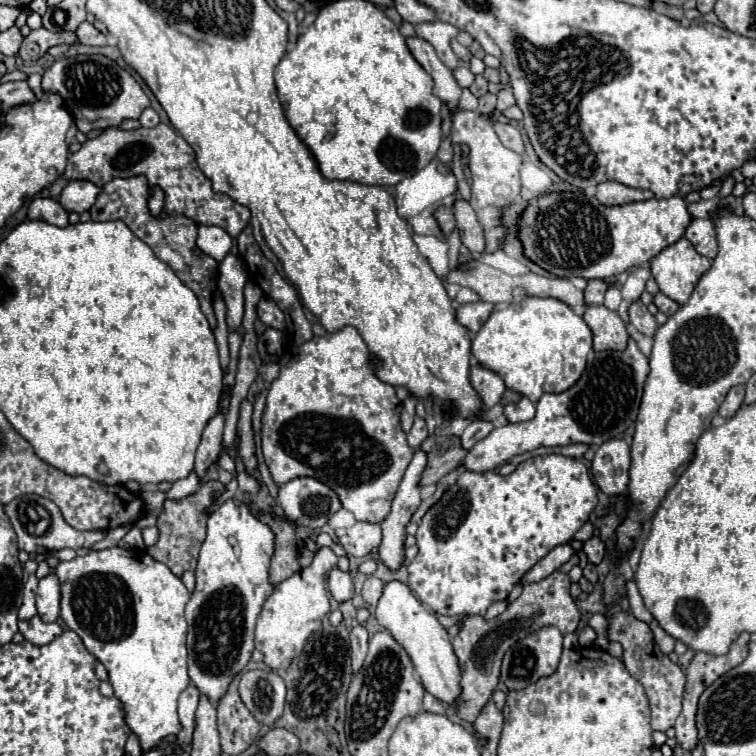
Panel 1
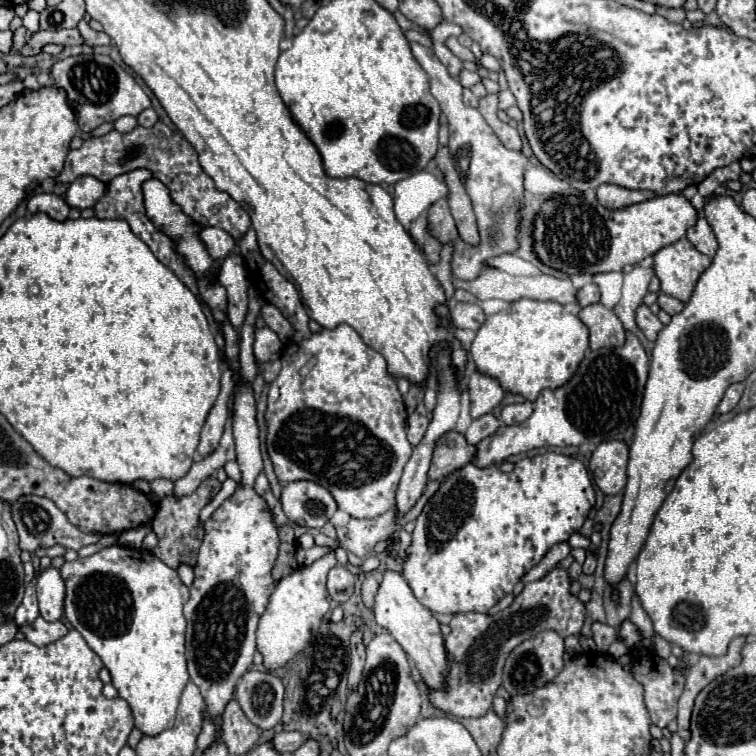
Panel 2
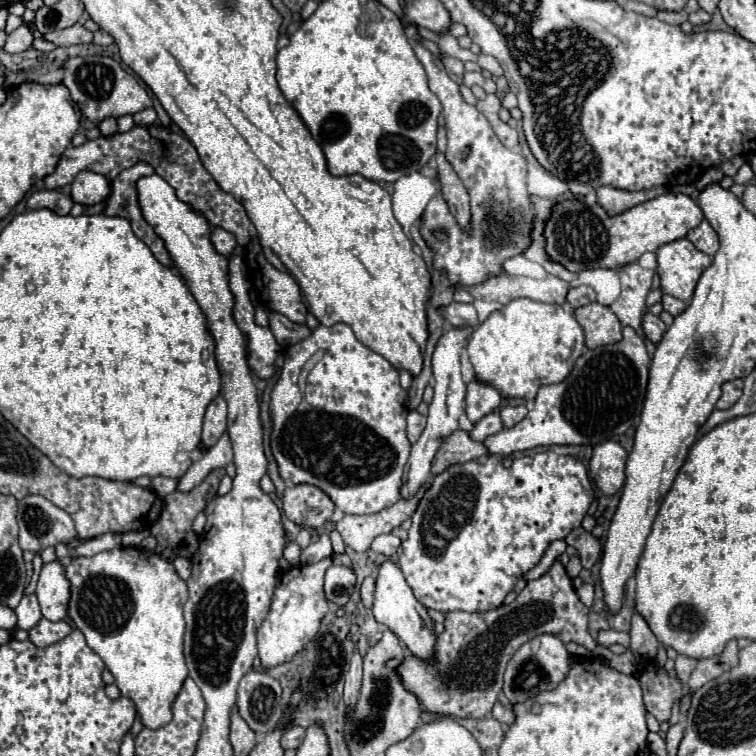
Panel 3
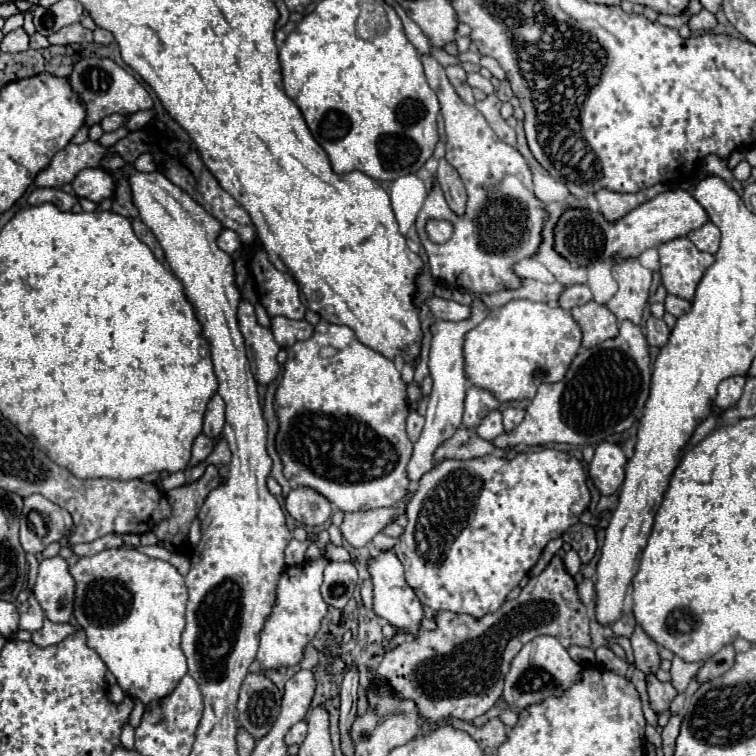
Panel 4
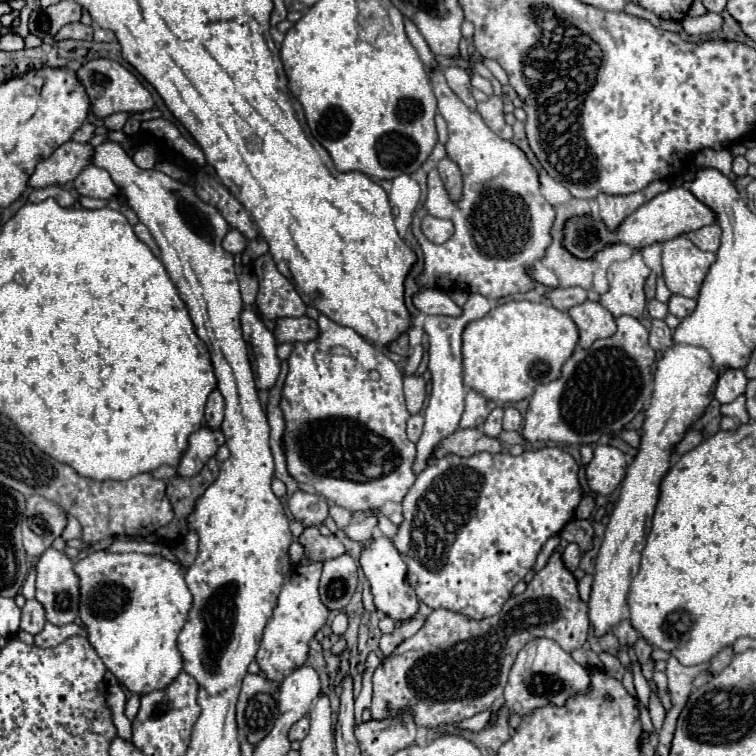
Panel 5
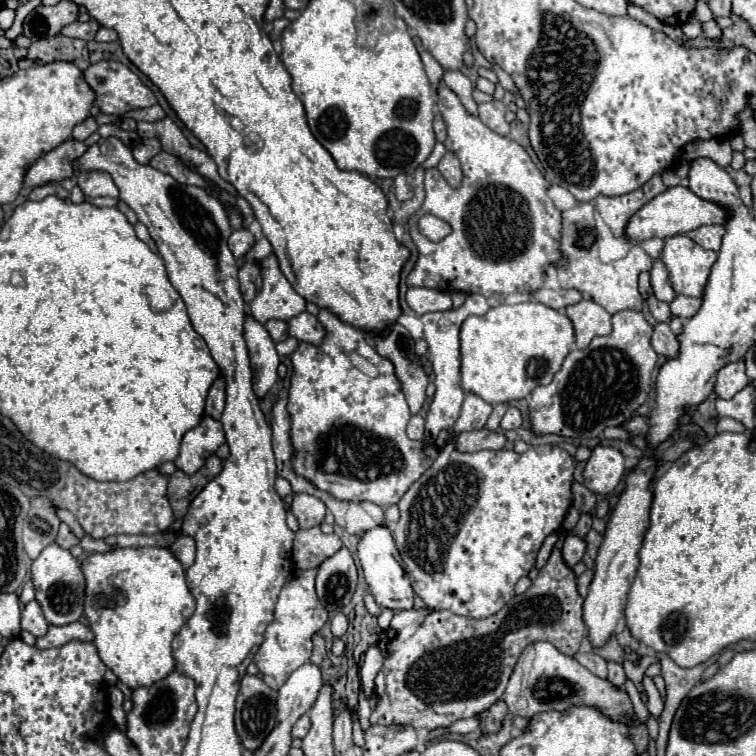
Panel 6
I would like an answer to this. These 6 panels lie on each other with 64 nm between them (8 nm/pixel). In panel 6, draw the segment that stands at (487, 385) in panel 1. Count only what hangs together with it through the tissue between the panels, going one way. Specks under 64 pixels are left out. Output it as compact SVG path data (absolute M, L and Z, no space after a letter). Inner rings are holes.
M468 392L464 406L462 406L462 414L458 418L458 422L454 424L454 434L464 432L464 430L478 430L486 424L488 416L492 412L492 404L484 402L480 396Z

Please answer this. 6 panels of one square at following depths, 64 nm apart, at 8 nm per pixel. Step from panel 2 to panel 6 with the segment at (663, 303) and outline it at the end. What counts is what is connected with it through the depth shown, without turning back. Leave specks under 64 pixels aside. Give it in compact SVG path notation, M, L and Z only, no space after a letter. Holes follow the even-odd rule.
M680 294L670 302L670 310L672 310L674 316L678 316L682 320L688 320L698 312L700 304L702 304L702 298L688 298L688 296Z

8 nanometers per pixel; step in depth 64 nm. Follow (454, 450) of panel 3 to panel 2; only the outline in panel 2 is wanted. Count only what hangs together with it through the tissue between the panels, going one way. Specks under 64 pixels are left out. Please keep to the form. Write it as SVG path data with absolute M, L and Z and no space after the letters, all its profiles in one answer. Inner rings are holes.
M446 432L436 442L432 464L428 470L428 480L442 480L454 470L466 466L474 454L476 454L476 446L470 446L462 434Z

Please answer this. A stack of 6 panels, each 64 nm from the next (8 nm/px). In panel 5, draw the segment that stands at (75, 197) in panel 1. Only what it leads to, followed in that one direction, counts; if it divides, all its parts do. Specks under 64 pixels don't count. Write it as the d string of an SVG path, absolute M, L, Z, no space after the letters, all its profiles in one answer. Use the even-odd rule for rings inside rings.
M90 164L88 168L84 168L76 180L74 180L74 188L78 194L82 196L90 196L90 198L116 198L118 196L118 186L112 182L110 174L94 164Z

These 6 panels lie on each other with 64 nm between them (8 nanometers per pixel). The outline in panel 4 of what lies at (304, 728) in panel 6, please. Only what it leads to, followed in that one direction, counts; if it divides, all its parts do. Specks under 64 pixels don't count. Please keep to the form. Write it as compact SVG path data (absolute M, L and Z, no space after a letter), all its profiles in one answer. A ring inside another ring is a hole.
M300 720L300 722L296 722L296 724L288 730L284 742L286 742L288 746L292 746L292 744L298 744L298 746L300 746L300 744L304 742L304 736L306 736L306 722Z

